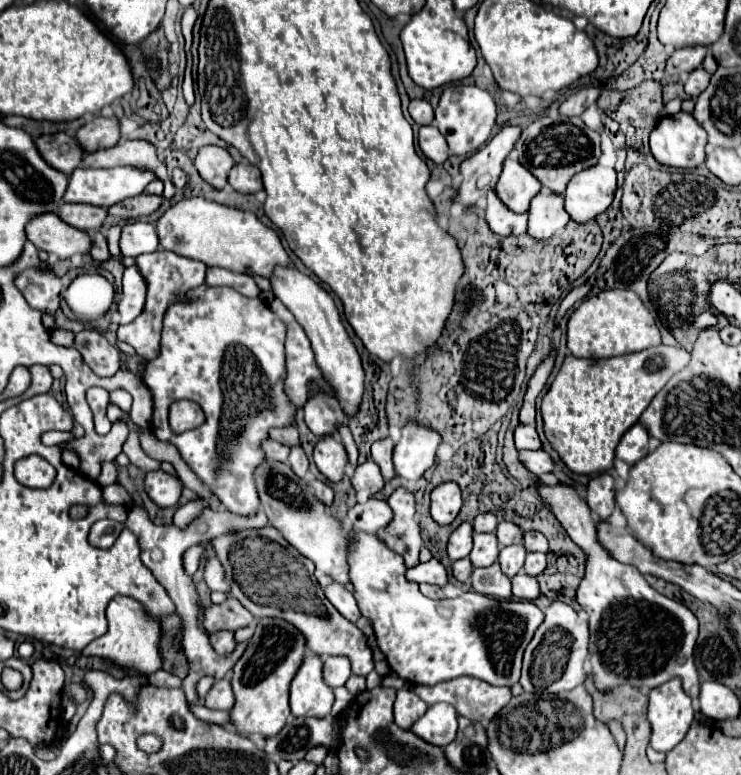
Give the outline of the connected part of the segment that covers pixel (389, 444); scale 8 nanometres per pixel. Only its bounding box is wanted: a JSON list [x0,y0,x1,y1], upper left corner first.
[371,437,395,479]

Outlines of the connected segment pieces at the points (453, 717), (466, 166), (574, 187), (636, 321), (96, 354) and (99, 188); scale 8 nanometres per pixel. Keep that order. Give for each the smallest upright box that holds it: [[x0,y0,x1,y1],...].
[[411,703,457,747],[453,127,521,207],[565,165,617,223],[567,289,661,357],[73,329,119,377],[65,167,157,207]]

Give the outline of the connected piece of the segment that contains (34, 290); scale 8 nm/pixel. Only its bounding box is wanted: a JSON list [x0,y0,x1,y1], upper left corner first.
[15,269,61,317]

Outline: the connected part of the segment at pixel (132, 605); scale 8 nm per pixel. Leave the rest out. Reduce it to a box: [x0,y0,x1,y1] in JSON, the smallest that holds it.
[83,597,161,675]

